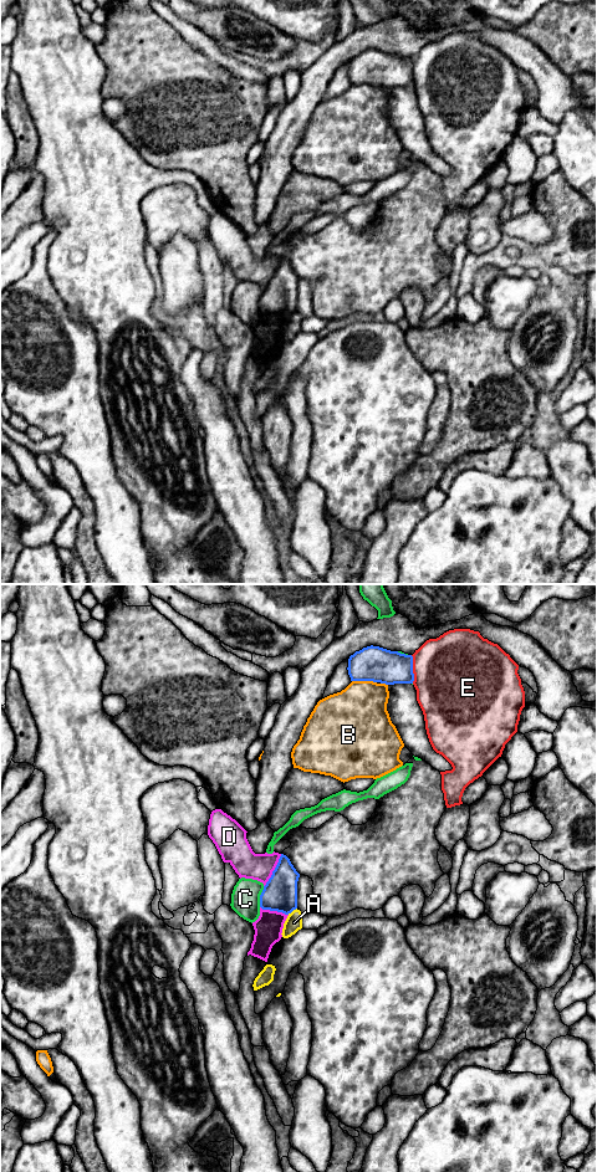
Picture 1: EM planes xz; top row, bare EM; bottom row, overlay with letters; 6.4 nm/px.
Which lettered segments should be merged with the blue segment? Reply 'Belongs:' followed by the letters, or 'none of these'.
Belongs: none of these

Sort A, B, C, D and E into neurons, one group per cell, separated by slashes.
A / B / C / D / E

